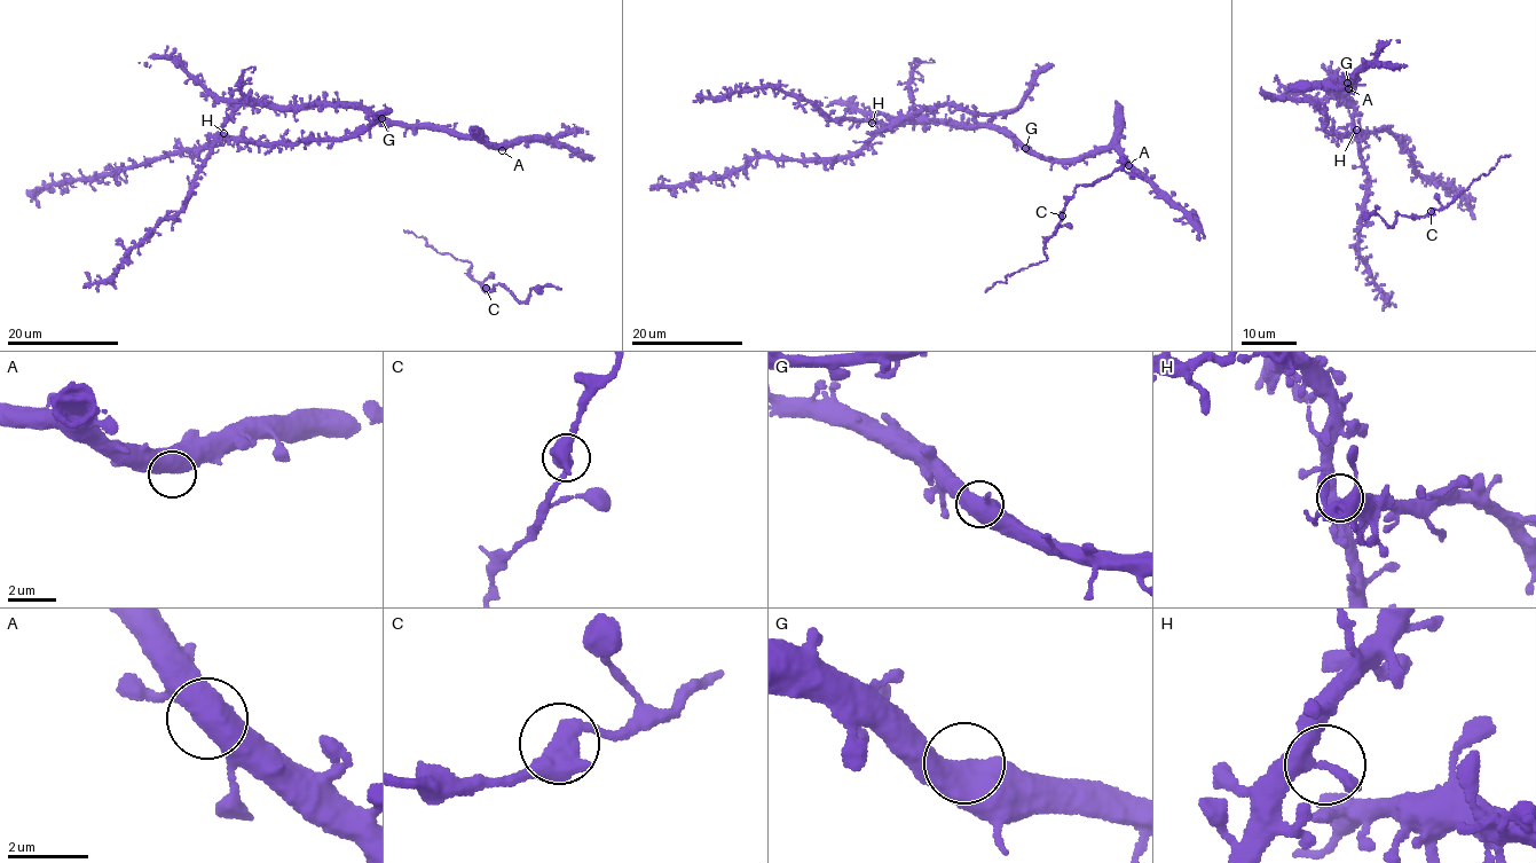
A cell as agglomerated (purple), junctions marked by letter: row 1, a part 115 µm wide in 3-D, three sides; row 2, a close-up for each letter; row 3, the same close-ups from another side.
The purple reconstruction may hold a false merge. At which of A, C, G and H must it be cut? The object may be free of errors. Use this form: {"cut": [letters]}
{"cut": []}

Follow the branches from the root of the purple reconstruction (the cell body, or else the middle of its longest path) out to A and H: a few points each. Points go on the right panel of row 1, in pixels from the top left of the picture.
A: (1349, 87), (1353, 83), (1347, 78), (1332, 84), (1348, 88)
H: (1349, 87), (1339, 79), (1332, 84), (1340, 89), (1338, 95), (1353, 109), (1356, 130)

